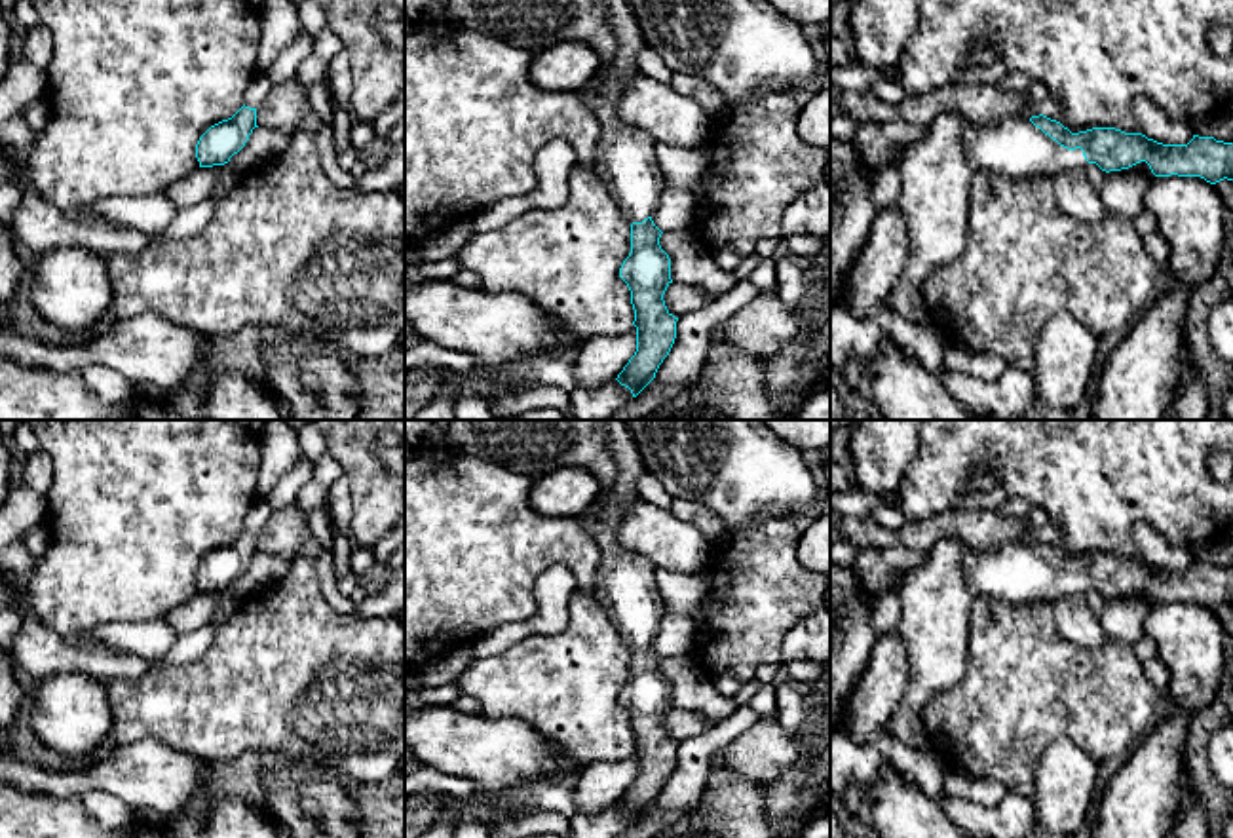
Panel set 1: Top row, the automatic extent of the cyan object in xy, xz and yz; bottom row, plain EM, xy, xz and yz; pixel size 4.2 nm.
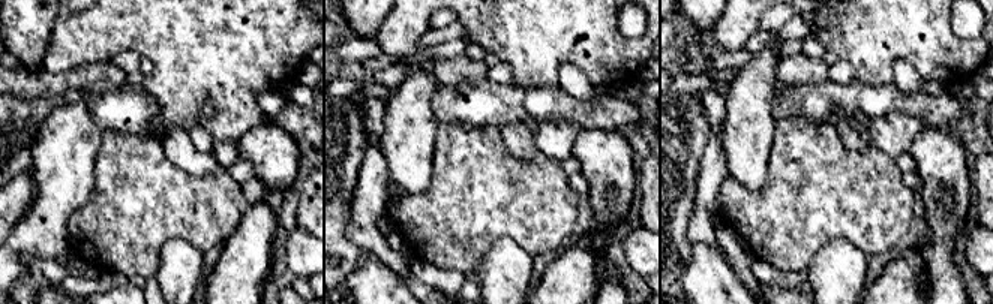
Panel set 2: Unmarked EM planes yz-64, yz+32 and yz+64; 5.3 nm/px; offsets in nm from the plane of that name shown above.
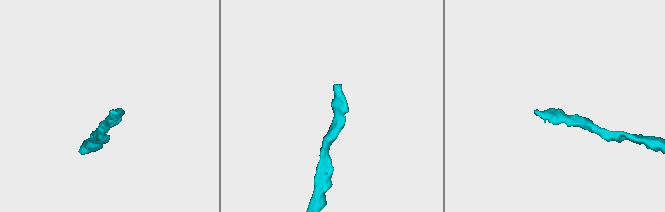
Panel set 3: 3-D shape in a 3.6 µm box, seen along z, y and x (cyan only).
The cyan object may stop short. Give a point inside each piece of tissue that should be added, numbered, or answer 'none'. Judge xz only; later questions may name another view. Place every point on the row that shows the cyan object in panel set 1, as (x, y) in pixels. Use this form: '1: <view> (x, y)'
1: xz (625, 160)

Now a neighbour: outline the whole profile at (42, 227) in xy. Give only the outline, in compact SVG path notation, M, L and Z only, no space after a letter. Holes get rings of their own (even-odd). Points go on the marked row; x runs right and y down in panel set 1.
M36 188L23 190L21 203L11 217L9 228L34 257L63 247L85 247L95 255L106 257L137 253L150 243L150 234L135 228L74 222Z

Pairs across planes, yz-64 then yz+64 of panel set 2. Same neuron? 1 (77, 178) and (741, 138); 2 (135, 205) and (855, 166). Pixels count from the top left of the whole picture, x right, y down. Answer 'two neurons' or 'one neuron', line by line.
1: one neuron
2: one neuron

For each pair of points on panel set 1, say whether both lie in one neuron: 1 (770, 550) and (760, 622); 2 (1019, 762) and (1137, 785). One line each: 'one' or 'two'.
1: one
2: two

